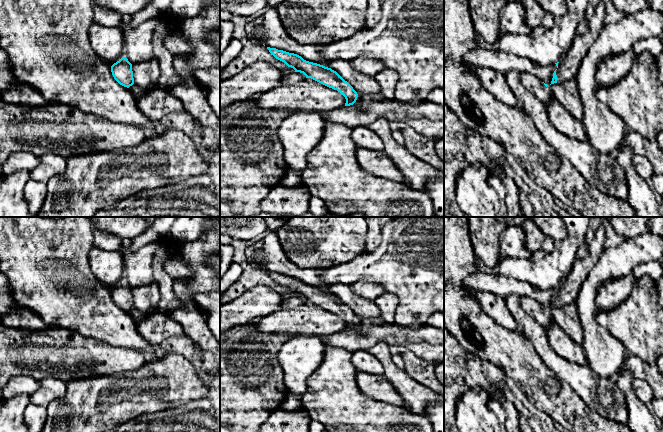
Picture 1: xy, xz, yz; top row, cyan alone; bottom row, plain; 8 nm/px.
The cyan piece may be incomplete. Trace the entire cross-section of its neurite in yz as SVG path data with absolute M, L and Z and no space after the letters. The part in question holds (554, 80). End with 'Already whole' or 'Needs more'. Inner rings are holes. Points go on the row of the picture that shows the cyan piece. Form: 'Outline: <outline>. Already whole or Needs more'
Outline: M600 2L589 21L588 32L583 35L578 34L570 50L559 62L555 63L557 69L553 73L551 84L561 83L576 77L582 60L604 27L605 15L605 5Z. Needs more

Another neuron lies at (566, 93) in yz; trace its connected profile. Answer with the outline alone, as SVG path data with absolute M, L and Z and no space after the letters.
M576 77L561 83L551 84L549 88L553 97L562 104L573 117L583 121L584 105L581 102Z

